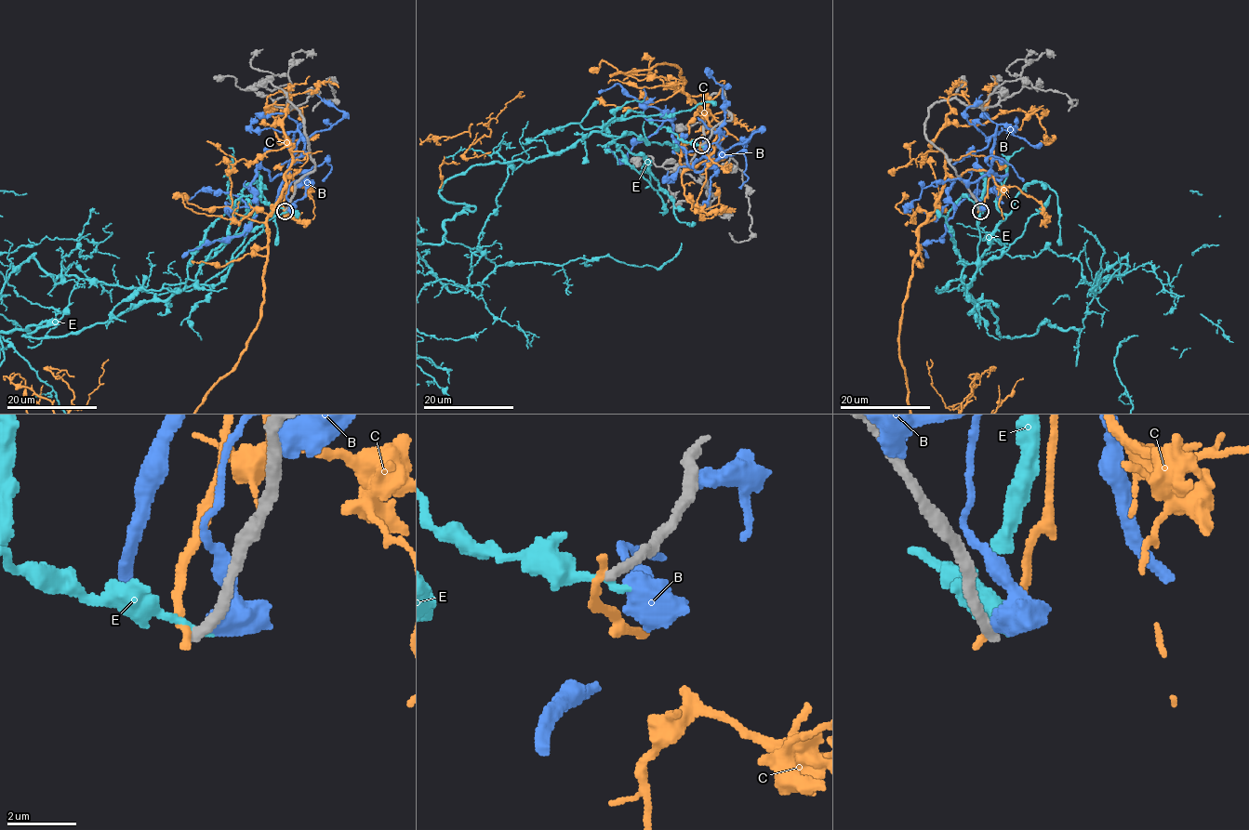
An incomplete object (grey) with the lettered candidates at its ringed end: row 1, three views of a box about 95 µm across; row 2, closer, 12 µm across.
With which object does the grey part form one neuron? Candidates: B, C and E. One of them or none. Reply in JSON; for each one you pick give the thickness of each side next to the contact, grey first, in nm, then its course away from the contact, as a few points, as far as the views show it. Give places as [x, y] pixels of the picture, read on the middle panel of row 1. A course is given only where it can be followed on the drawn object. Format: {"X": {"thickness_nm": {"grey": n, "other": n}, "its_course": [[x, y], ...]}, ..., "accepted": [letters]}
{"accepted": []}

